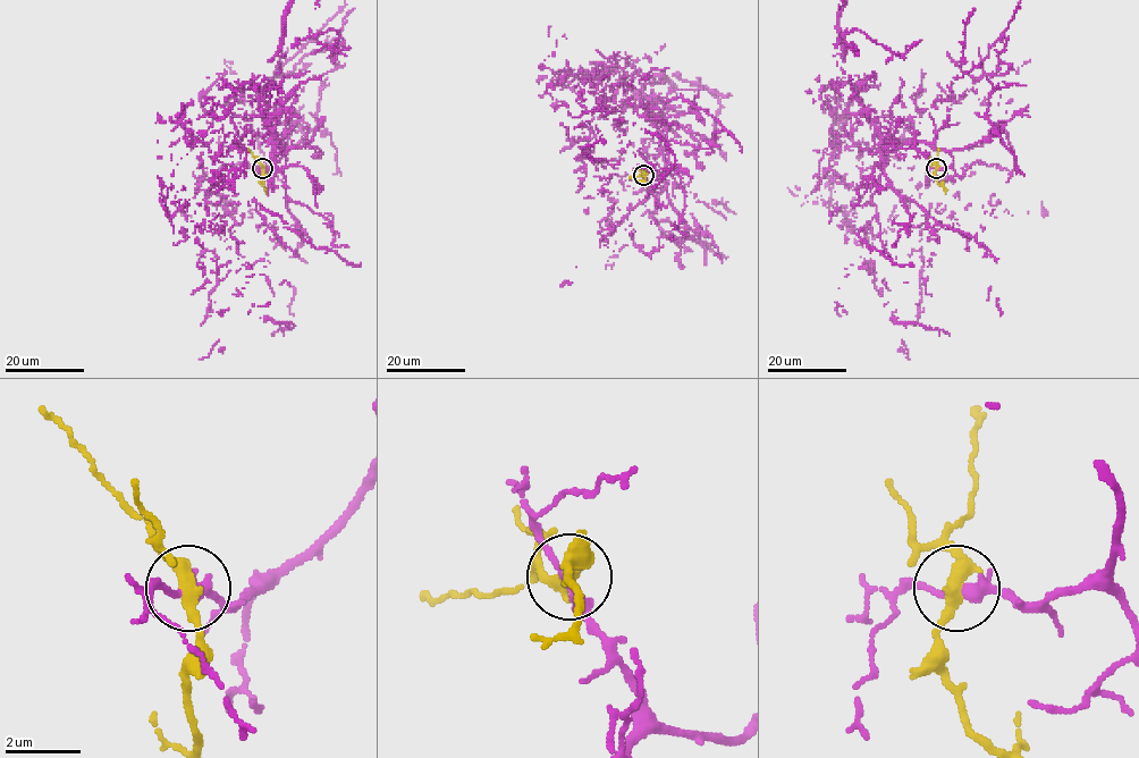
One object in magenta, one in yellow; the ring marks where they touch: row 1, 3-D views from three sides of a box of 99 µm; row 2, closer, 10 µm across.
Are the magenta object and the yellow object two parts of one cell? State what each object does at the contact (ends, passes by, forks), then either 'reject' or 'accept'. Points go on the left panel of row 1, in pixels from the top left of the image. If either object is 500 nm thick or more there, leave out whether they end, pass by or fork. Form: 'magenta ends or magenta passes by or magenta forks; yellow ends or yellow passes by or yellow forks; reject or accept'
magenta passes by; yellow passes by; reject

